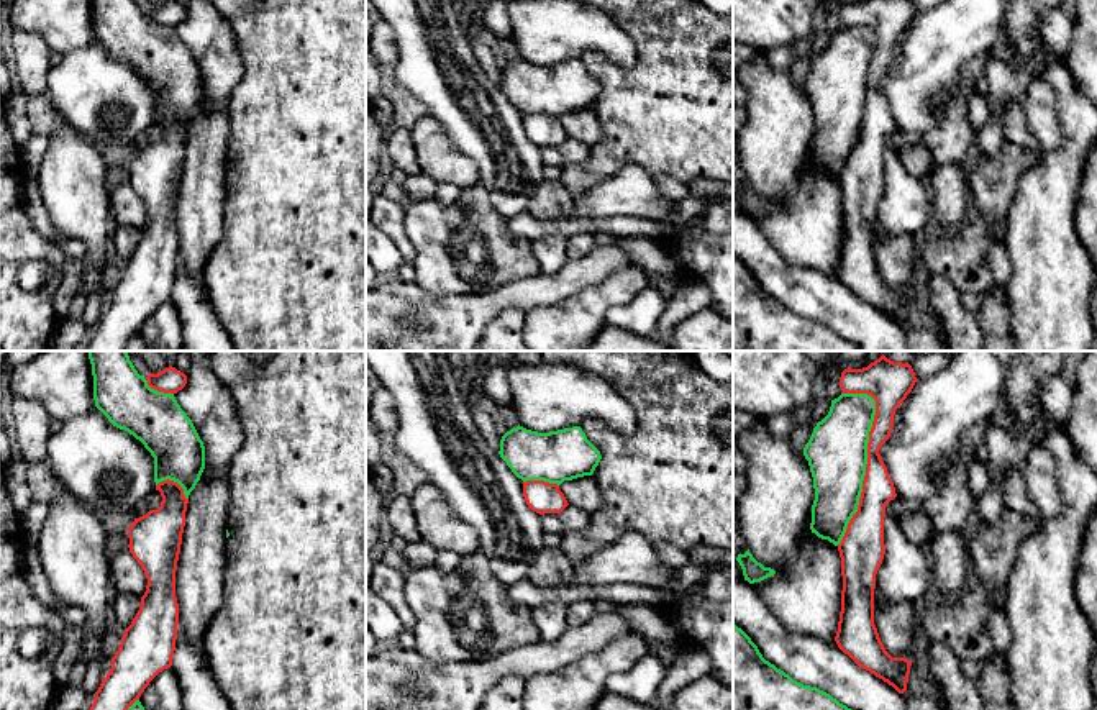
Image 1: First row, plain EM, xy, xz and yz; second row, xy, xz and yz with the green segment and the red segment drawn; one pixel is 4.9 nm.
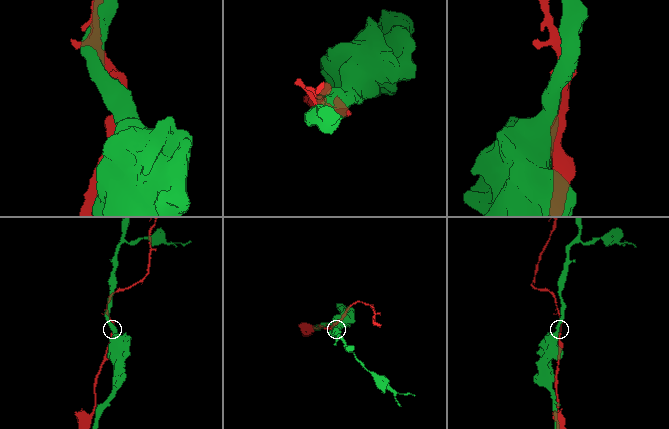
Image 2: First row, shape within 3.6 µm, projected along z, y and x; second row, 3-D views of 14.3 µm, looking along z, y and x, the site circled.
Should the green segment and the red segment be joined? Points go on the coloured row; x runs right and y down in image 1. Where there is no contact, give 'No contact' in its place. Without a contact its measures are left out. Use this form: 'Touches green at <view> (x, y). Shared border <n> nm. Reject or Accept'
Touches green at yz (864, 469). Shared border 750 nm. Reject

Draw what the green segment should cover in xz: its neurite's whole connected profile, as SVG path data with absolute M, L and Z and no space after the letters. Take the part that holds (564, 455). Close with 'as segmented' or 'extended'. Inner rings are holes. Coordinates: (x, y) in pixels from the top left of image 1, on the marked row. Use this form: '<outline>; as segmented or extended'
M518 425L502 436L498 454L523 482L558 485L592 476L602 459L580 426L538 433Z; as segmented

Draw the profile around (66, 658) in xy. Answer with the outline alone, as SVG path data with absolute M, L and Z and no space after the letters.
M72 625L52 664L57 687L64 687L69 679L71 669L77 661L80 639L82 639L80 626Z

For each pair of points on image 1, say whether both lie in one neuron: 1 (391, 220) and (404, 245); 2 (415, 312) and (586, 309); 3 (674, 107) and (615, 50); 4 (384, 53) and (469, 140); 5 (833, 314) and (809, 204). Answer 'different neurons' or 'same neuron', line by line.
1: same neuron
2: different neurons
3: different neurons
4: different neurons
5: different neurons

